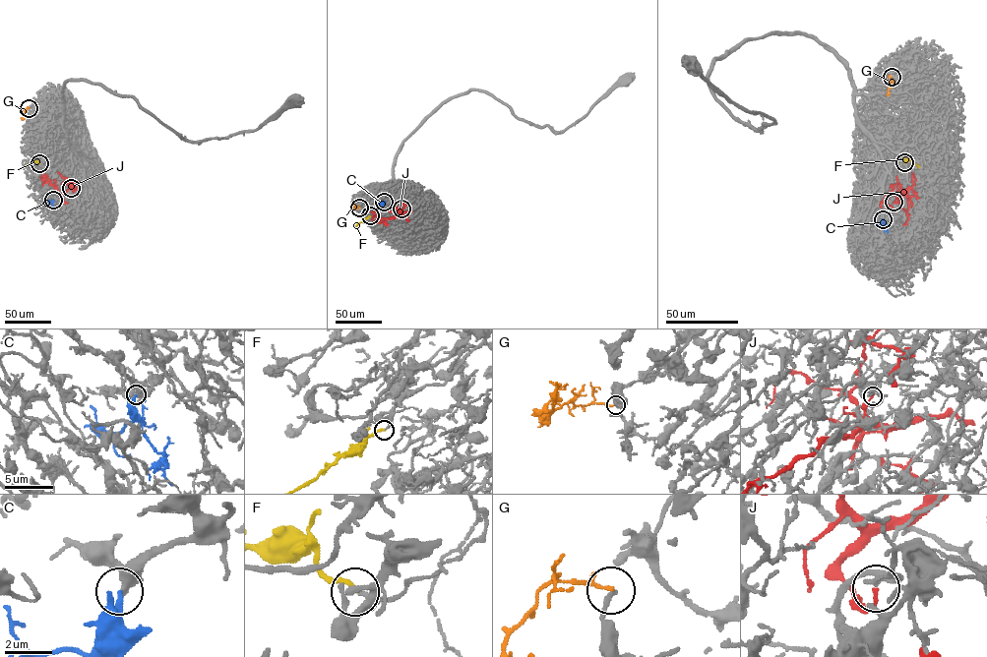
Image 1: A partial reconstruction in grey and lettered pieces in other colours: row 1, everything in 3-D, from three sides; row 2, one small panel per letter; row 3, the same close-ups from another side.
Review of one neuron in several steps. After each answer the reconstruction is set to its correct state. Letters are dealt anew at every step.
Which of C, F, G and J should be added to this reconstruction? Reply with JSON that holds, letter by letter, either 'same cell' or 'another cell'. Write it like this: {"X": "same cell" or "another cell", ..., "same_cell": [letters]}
{"C": "same cell", "F": "same cell", "G": "another cell", "J": "another cell", "same_cell": ["C", "F"]}

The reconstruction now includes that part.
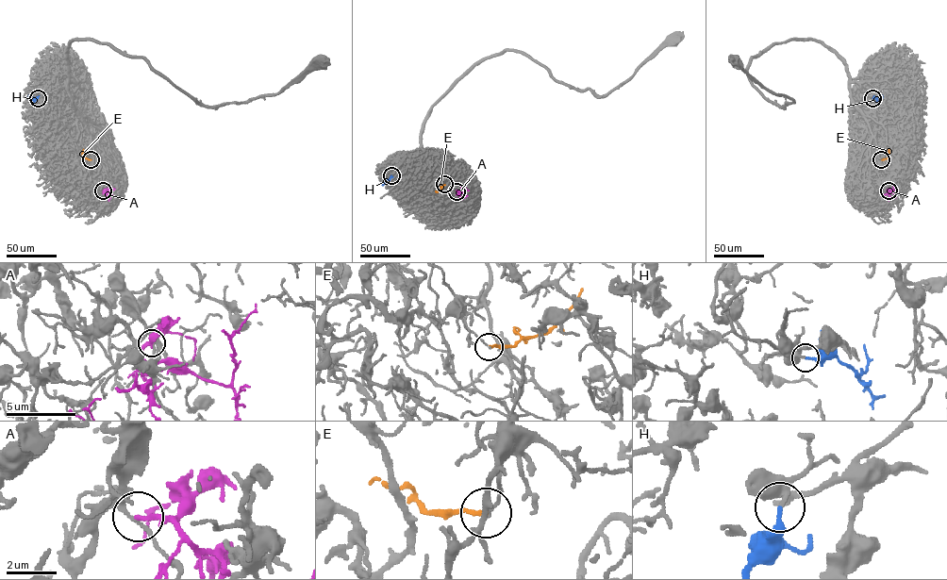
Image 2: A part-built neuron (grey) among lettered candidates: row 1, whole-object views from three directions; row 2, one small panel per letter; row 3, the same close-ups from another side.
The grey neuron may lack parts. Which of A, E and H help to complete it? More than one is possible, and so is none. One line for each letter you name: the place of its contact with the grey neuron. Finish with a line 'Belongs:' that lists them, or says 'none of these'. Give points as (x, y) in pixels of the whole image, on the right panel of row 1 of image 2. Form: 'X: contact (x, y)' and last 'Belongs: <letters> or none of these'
H: contact (872, 98)
Belongs: H

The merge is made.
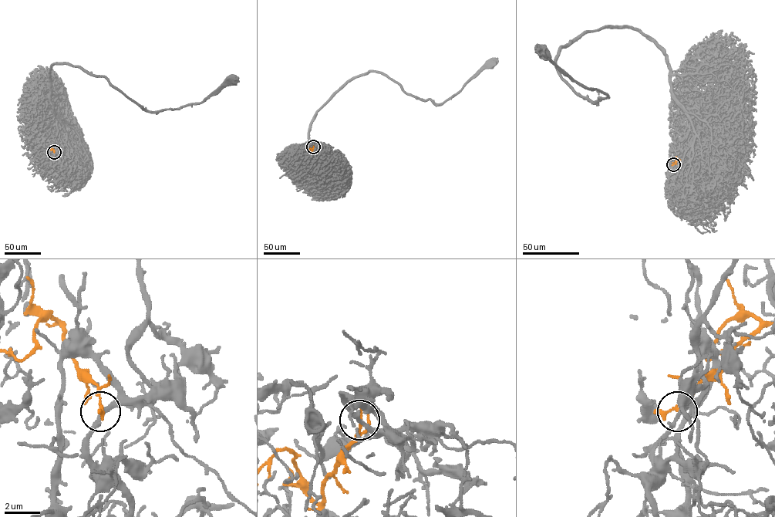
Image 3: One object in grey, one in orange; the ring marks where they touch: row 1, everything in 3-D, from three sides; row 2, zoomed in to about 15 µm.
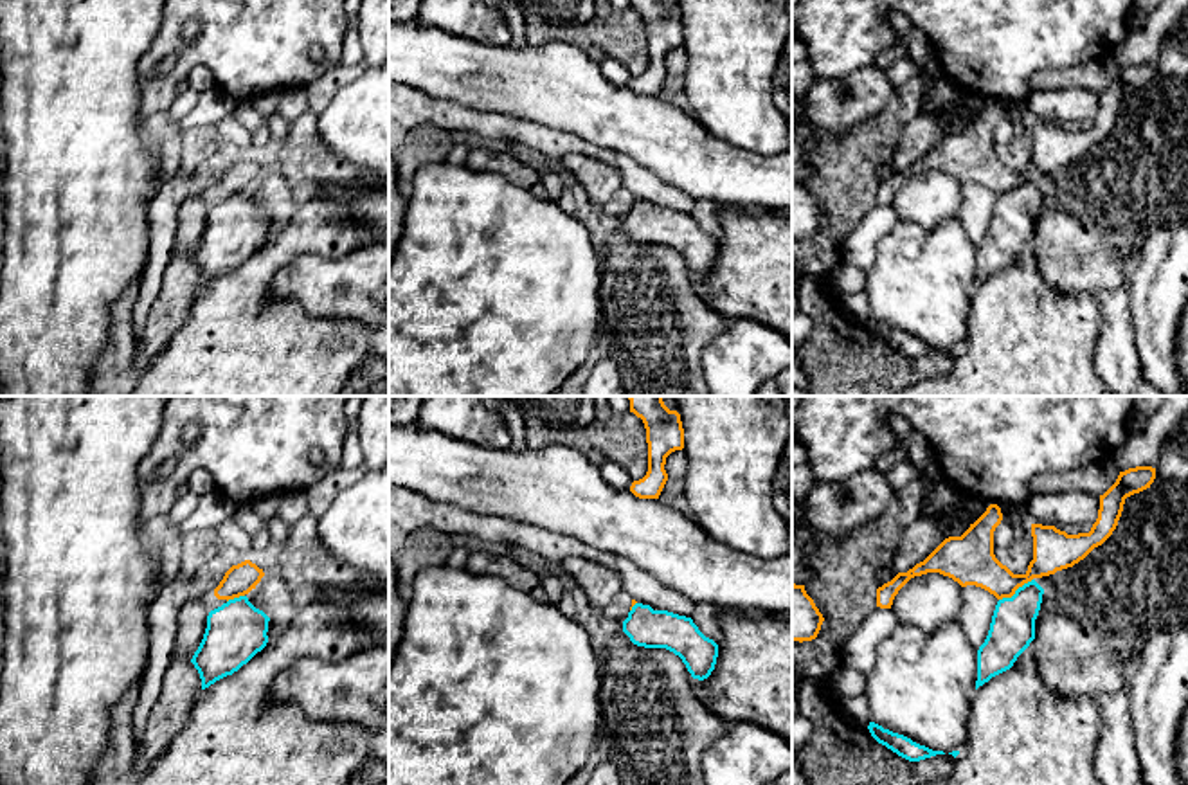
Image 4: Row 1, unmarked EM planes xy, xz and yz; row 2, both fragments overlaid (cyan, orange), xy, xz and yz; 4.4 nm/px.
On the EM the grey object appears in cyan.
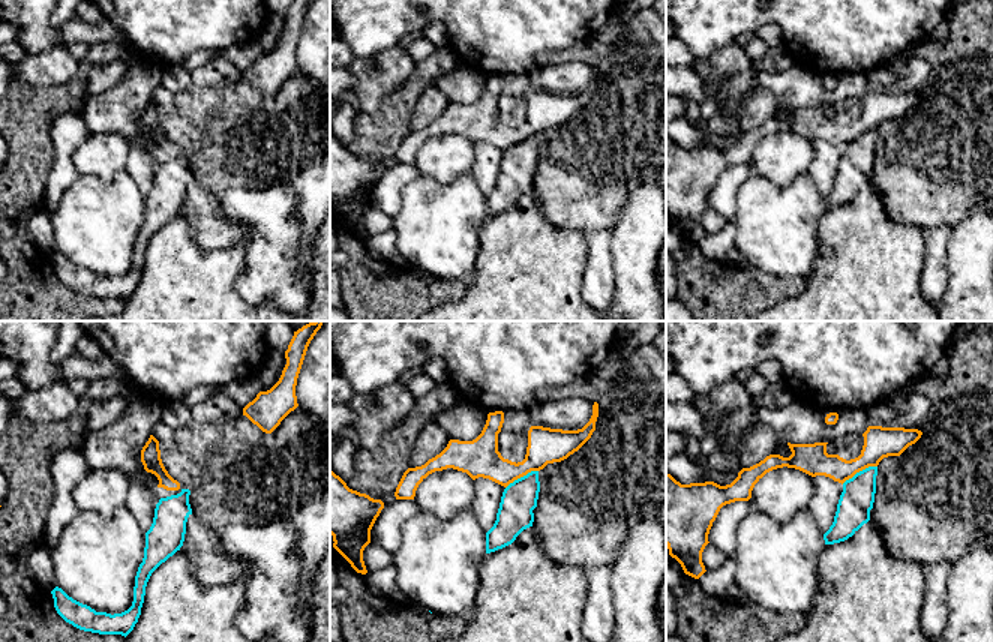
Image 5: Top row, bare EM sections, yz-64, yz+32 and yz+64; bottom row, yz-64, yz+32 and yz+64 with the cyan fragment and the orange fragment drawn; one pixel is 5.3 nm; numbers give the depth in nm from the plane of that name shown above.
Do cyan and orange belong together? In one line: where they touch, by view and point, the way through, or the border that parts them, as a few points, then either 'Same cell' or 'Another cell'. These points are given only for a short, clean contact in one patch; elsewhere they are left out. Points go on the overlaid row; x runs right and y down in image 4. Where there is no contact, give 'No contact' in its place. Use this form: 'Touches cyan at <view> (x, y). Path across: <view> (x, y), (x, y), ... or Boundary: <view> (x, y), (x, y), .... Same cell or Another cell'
Touches cyan at yz (1016, 591). Another cell

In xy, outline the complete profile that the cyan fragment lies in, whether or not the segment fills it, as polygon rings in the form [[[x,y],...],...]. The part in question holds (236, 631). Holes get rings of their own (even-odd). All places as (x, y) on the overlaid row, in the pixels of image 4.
[[[247,596],[229,600],[209,612],[203,639],[191,659],[202,690],[232,675],[266,646],[268,621]]]

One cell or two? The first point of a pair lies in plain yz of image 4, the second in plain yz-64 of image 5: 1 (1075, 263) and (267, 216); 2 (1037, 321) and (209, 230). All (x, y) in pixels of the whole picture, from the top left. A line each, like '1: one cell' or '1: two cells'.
1: two cells
2: two cells

